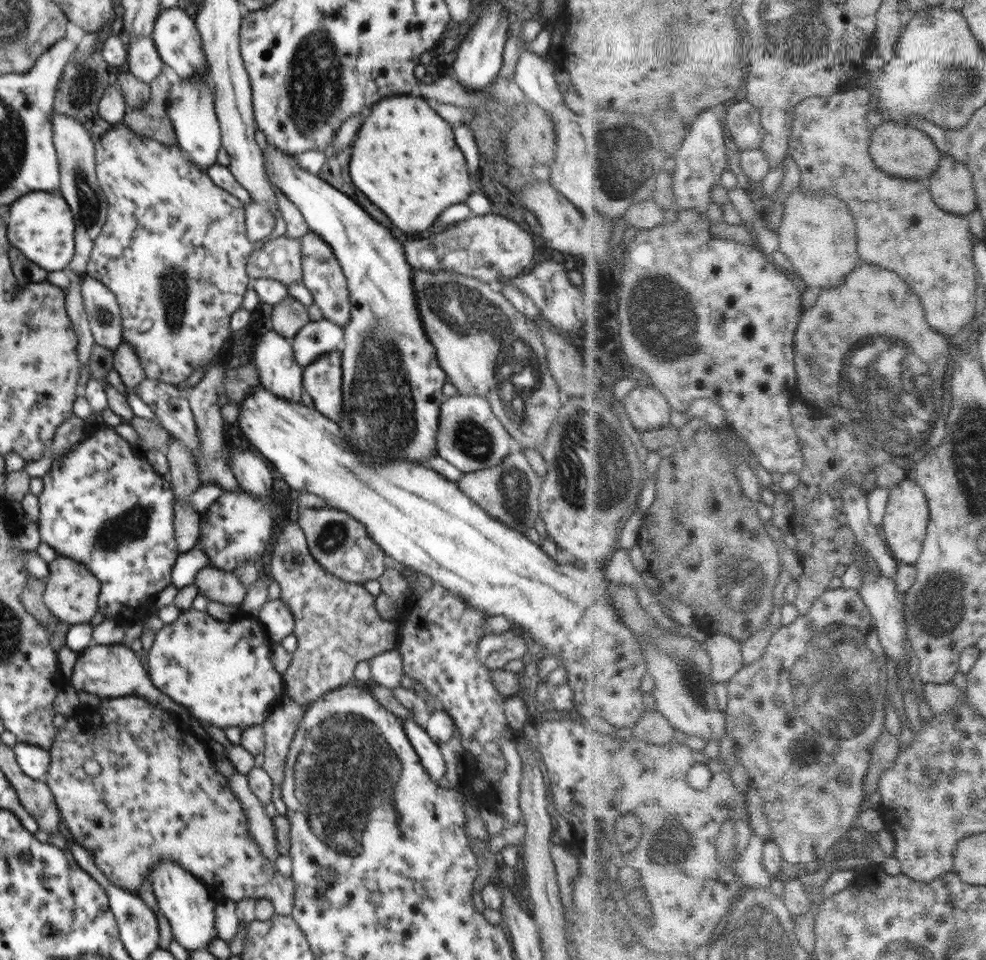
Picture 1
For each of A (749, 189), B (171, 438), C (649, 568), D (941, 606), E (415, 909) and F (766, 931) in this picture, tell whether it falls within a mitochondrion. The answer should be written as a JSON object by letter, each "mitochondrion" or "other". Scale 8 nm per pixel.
{"A":"other","B":"other","C":"other","D":"mitochondrion","E":"other","F":"mitochondrion"}

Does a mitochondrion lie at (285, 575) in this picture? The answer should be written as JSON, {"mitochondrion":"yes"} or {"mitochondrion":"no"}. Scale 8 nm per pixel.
{"mitochondrion":"no"}

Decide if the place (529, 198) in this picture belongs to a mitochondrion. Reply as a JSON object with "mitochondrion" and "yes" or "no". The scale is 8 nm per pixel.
{"mitochondrion":"no"}

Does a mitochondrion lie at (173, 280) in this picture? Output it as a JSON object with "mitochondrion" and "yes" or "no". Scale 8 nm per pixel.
{"mitochondrion":"yes"}

